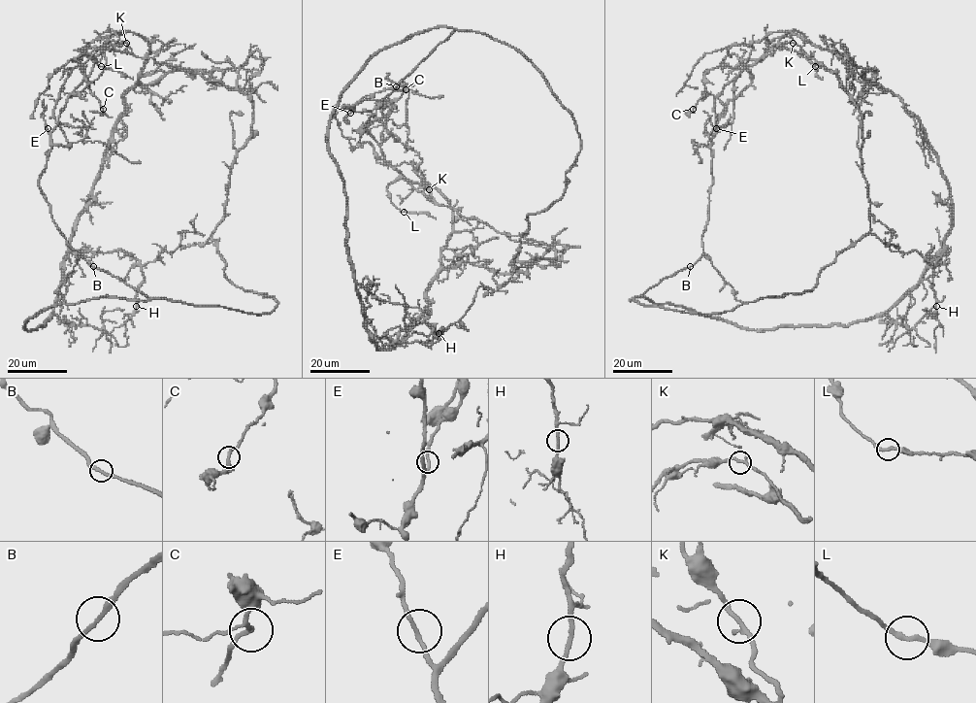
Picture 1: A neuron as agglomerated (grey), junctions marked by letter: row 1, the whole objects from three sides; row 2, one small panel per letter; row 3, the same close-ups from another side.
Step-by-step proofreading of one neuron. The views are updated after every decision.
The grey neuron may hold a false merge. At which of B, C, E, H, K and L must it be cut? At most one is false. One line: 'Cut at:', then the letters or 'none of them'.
Cut at: none of them

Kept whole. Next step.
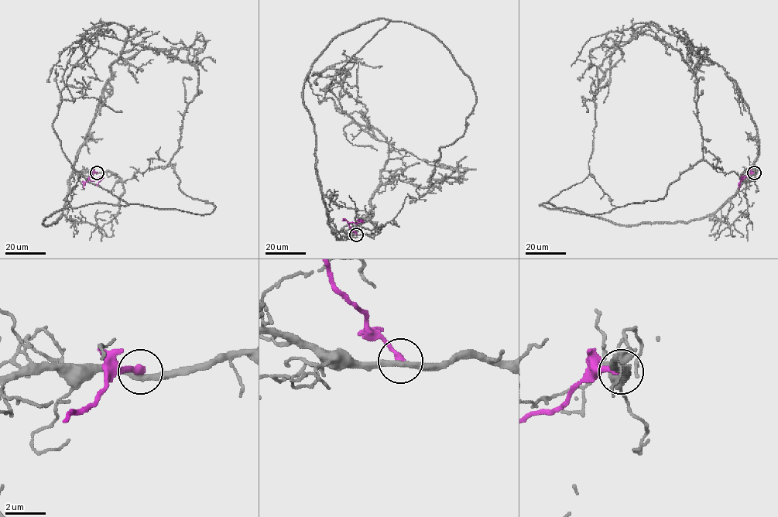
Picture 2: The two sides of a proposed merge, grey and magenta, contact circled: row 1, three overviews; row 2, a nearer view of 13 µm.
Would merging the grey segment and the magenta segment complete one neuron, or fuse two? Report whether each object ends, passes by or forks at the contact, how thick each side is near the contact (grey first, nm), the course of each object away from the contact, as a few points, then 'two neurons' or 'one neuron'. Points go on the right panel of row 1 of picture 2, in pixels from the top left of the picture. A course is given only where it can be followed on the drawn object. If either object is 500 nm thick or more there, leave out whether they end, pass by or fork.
grey passes by | magenta ends | 280/320 nm | grey via (754, 172), (687, 222), (625, 225), (539, 206), (588, 175), (611, 38), (579, 80) | magenta via (754, 172), (745, 176), (742, 181), (742, 176), (740, 184) | two neurons

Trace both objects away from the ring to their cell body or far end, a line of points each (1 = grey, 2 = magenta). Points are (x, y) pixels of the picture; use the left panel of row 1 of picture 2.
1: (96, 172), (73, 172), (42, 224), (128, 204), (72, 166), (53, 127), (81, 38), (103, 80)
2: (97, 172), (88, 179), (94, 181), (102, 176), (97, 184)

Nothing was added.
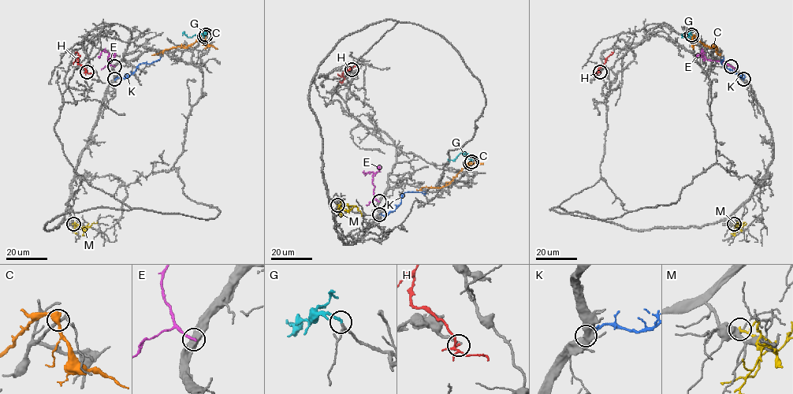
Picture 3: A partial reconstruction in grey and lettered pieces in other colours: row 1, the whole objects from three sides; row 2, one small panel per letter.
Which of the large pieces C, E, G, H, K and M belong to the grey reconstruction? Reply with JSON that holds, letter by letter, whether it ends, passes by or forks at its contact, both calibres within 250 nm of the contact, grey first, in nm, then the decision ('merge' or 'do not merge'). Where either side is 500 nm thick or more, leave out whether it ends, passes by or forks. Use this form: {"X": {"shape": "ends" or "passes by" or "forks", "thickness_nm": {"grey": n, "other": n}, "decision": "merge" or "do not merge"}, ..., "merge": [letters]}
{"C": {"shape": "passes by", "thickness_nm": {"grey": 240, "other": 460}, "decision": "do not merge"}, "E": {"thickness_nm": {"grey": 550, "other": 240}, "decision": "do not merge"}, "G": {"shape": "ends", "thickness_nm": {"grey": 180, "other": 240}, "decision": "merge"}, "H": {"shape": "forks", "thickness_nm": {"grey": 200, "other": 150}, "decision": "do not merge"}, "K": {"shape": "passes by", "thickness_nm": {"grey": 440, "other": 180}, "decision": "do not merge"}, "M": {"shape": "ends", "thickness_nm": {"grey": 400, "other": 220}, "decision": "do not merge"}, "merge": ["G"]}

